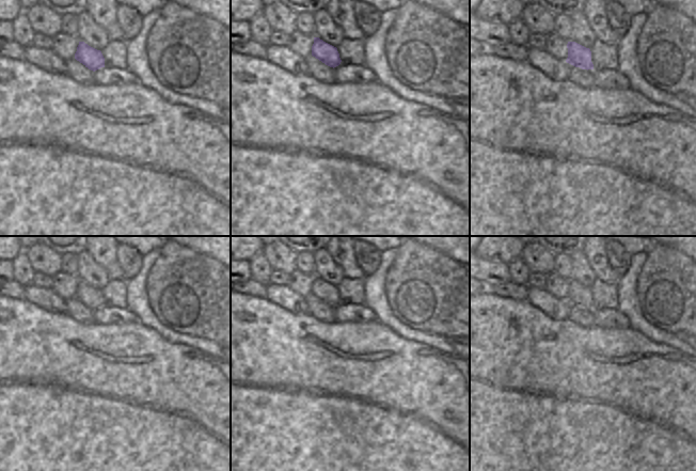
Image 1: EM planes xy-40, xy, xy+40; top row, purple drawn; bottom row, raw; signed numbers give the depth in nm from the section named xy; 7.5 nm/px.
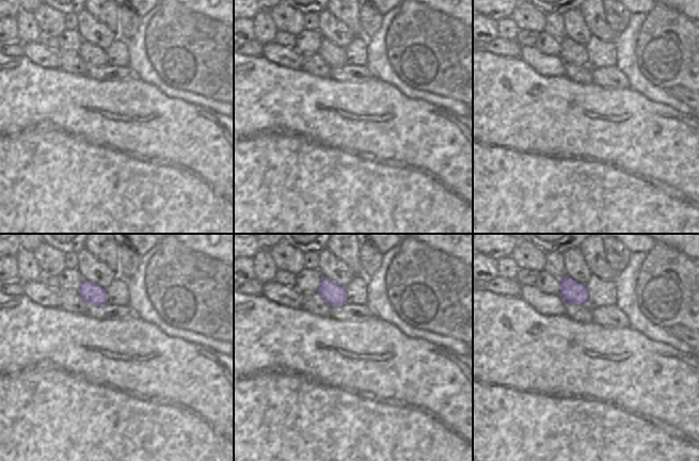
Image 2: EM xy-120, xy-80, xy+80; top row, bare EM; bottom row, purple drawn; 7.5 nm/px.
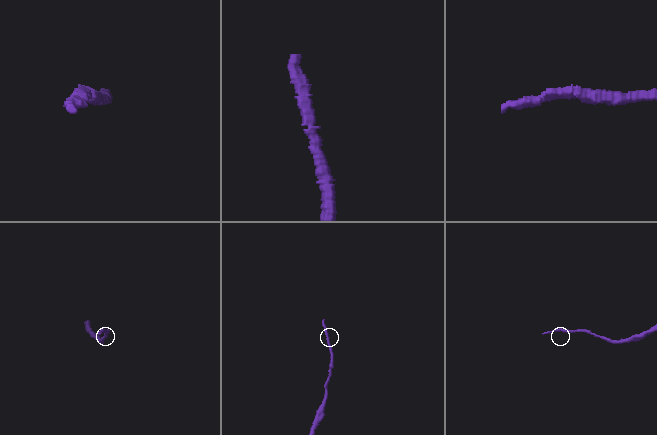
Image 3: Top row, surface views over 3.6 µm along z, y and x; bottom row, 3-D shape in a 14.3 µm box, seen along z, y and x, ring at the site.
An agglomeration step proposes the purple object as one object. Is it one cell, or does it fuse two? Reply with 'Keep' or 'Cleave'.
Keep.

